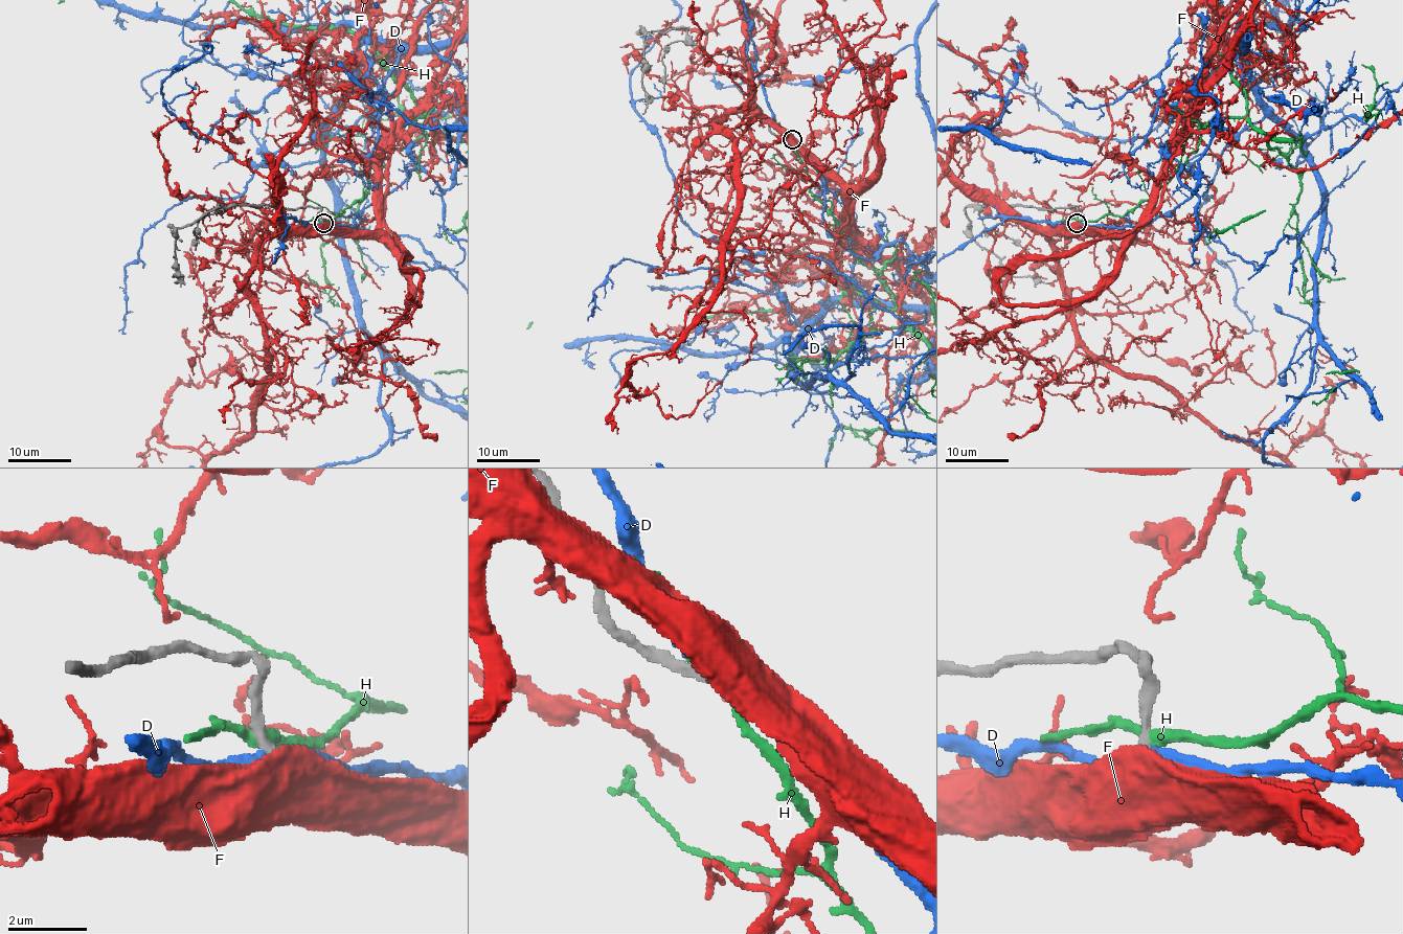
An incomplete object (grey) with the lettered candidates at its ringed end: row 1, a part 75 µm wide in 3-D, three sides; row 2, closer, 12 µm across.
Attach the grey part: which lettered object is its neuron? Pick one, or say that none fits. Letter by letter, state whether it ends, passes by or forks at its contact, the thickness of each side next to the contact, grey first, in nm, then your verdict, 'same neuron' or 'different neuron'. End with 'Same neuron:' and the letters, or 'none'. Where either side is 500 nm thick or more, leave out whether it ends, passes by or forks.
D: it passes by; calibres 280 and 320 nm; different neuron
F: calibres 240 and 900 nm; different neuron
H: it passes by; calibres 320 and 320 nm; different neuron
Same neuron: none

